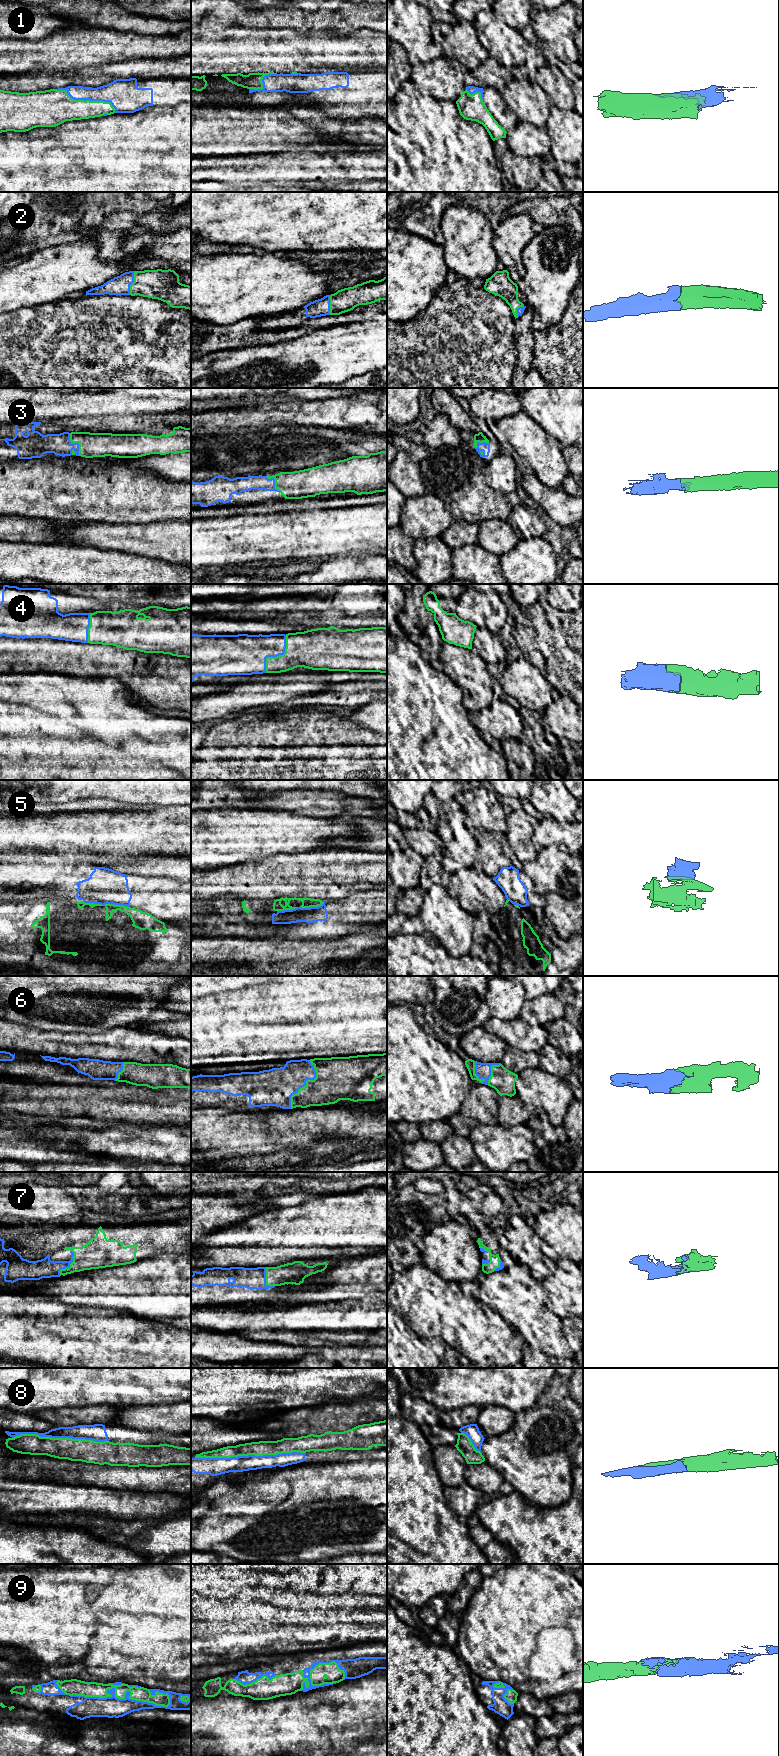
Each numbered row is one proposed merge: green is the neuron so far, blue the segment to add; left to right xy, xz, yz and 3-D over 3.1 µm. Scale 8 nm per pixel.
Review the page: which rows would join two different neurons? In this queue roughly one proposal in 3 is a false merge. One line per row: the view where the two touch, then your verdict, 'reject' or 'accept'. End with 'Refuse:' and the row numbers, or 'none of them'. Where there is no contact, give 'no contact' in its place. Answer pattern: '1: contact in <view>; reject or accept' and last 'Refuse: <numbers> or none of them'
1: contact in xy; accept
2: contact in xy; accept
3: contact in xy; accept
4: contact in xz; accept
5: contact in xy; reject
6: contact in xz; accept
7: contact in xy; accept
8: contact in xz; accept
9: contact in xy; accept
Refuse: 5

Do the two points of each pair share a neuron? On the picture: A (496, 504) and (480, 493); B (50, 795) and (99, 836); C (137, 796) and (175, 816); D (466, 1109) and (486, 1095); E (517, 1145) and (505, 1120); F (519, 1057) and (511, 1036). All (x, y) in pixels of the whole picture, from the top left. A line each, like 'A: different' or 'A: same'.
A: same
B: different
C: different
D: same
E: different
F: different

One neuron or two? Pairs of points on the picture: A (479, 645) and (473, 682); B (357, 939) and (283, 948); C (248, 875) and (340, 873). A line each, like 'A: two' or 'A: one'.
A: two
B: one
C: one

